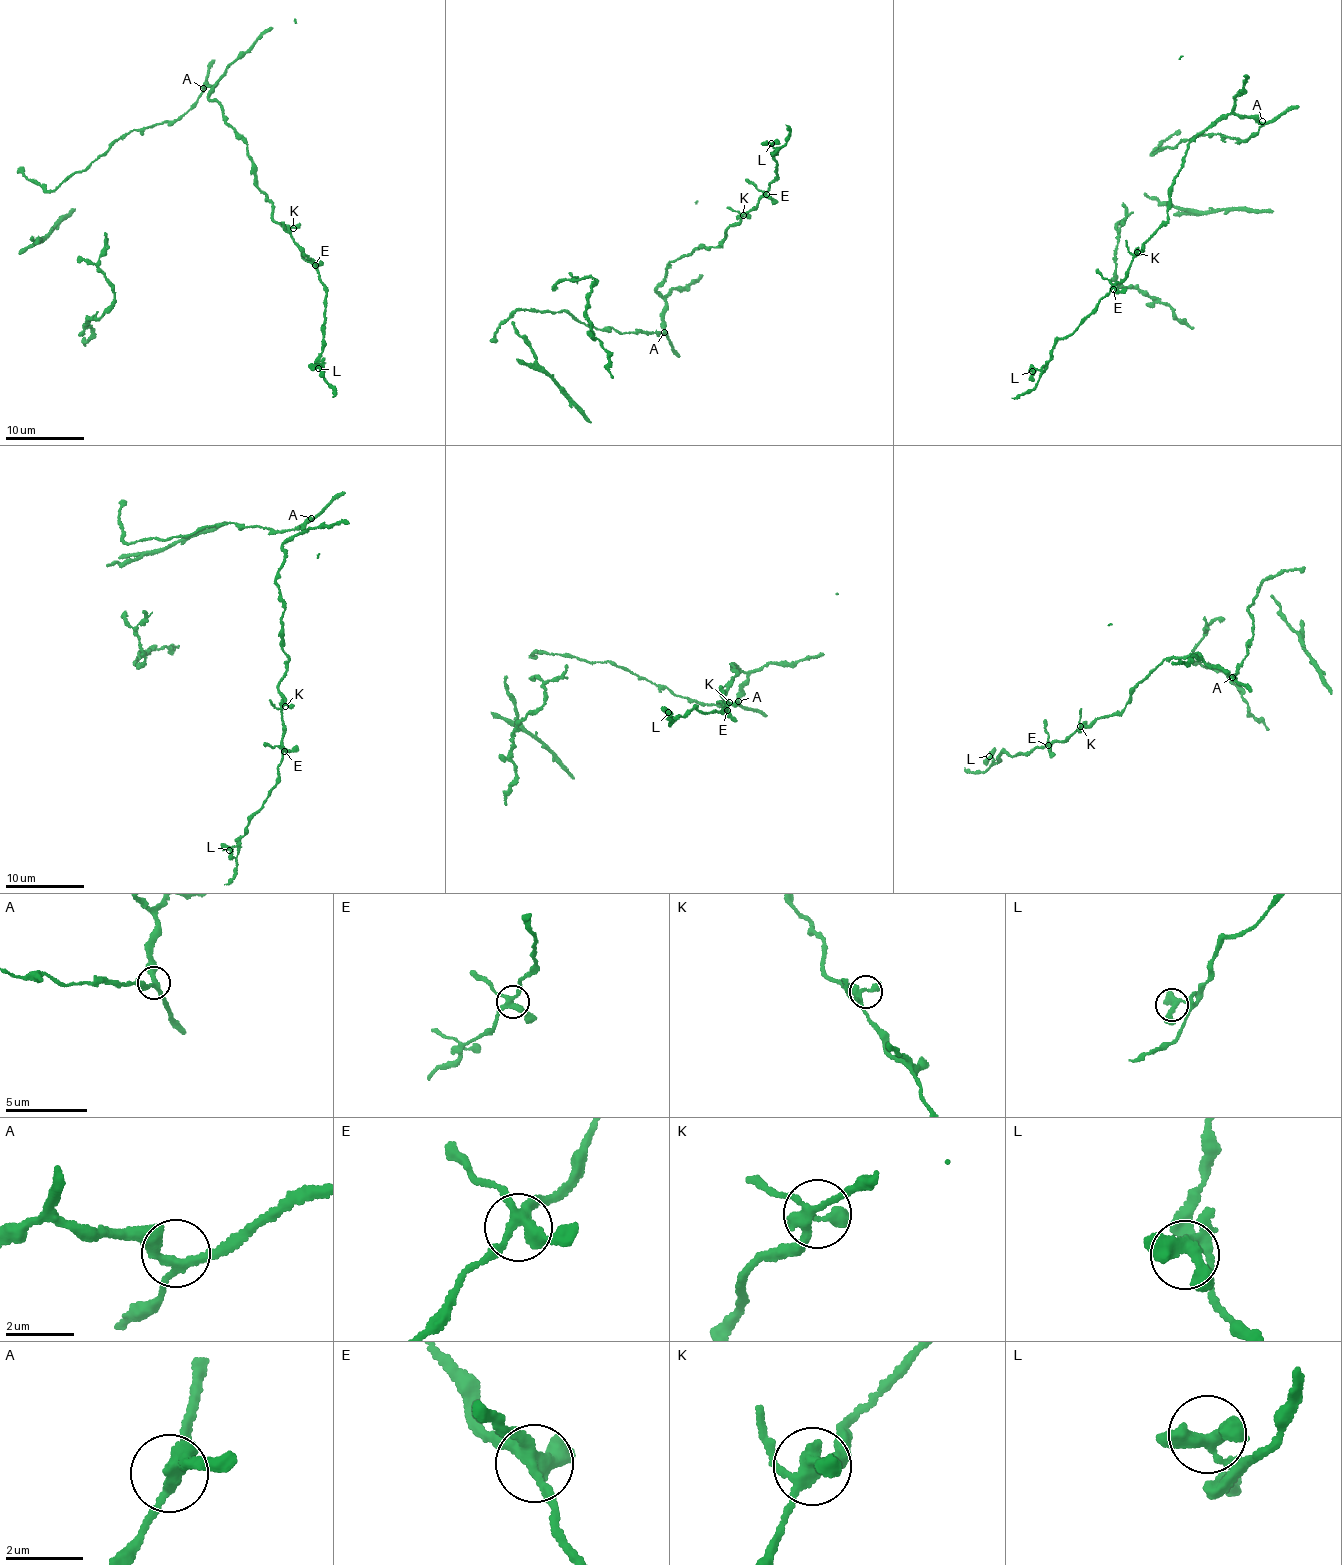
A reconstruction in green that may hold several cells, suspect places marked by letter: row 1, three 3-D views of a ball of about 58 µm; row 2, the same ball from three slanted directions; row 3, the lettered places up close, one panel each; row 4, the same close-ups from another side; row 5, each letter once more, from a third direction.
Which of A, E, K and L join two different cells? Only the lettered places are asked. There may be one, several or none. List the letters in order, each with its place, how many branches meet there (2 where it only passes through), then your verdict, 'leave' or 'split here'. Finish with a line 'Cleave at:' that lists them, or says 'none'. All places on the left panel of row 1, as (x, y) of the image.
A: at (203, 88); 3 branches meet; leave
E: at (315, 265); 4 branches meet; leave
K: at (293, 228); 3 branches meet; leave
L: at (318, 368); 3 branches meet; leave
Cleave at: none

